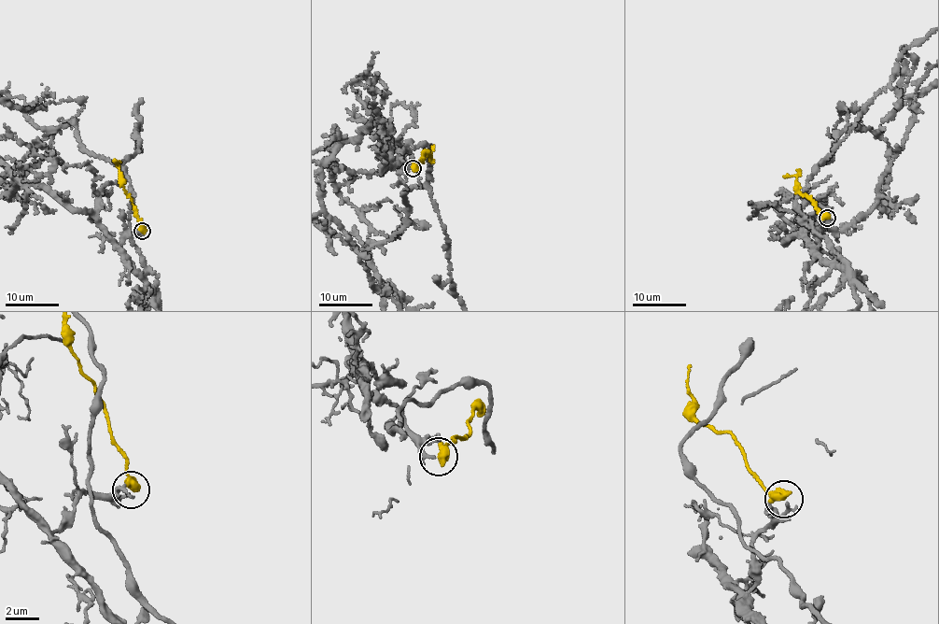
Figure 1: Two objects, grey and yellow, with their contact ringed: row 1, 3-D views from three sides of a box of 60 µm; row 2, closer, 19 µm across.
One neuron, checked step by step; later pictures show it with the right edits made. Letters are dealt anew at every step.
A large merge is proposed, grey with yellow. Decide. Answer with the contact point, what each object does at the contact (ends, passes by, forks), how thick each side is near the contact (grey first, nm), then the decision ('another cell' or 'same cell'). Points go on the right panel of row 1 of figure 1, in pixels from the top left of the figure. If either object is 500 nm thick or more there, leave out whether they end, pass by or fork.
place (827, 218); calibres 200 and 600 nm; another cell

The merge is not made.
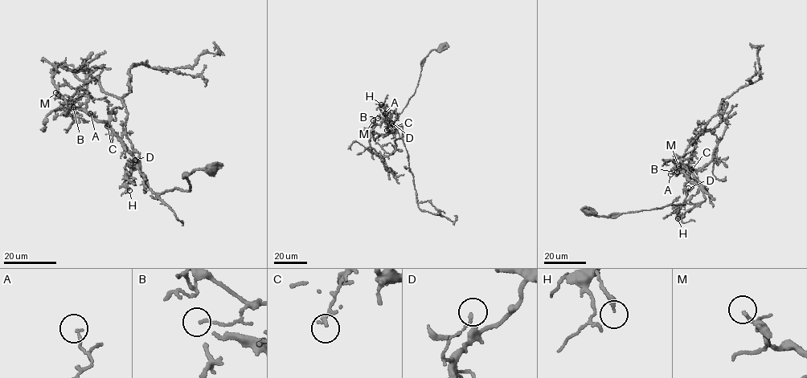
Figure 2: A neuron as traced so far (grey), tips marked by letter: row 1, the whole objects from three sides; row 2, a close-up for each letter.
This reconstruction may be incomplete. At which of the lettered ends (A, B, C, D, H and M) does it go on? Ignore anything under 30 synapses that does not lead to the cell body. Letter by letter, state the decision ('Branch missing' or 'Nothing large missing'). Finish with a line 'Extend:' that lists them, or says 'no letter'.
A: Nothing large missing
B: Nothing large missing
C: Nothing large missing
D: Nothing large missing
H: Nothing large missing
M: Nothing large missing
Extend: no letter

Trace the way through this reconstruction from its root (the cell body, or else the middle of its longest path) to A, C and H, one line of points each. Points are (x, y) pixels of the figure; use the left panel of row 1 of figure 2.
A: (209, 168), (186, 172), (190, 191), (175, 188), (155, 193), (127, 147), (110, 127), (90, 113)
C: (209, 168), (186, 172), (190, 191), (175, 188), (155, 193), (132, 153), (108, 122), (107, 126)
H: (209, 168), (186, 172), (190, 191), (175, 188), (158, 194), (135, 158), (129, 160), (129, 190)

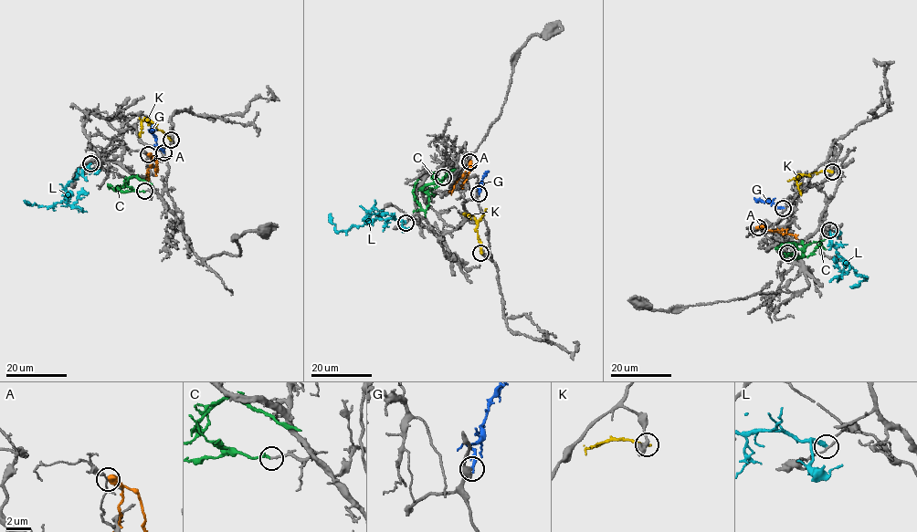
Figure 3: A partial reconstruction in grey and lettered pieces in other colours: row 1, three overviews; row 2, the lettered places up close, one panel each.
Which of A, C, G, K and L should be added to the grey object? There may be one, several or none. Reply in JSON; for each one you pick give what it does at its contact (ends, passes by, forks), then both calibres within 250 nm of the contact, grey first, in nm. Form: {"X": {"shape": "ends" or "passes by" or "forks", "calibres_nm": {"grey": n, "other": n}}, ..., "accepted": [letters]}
{"C": {"shape": "ends", "calibres_nm": {"grey": 170, "other": 200}}, "accepted": ["C"]}

